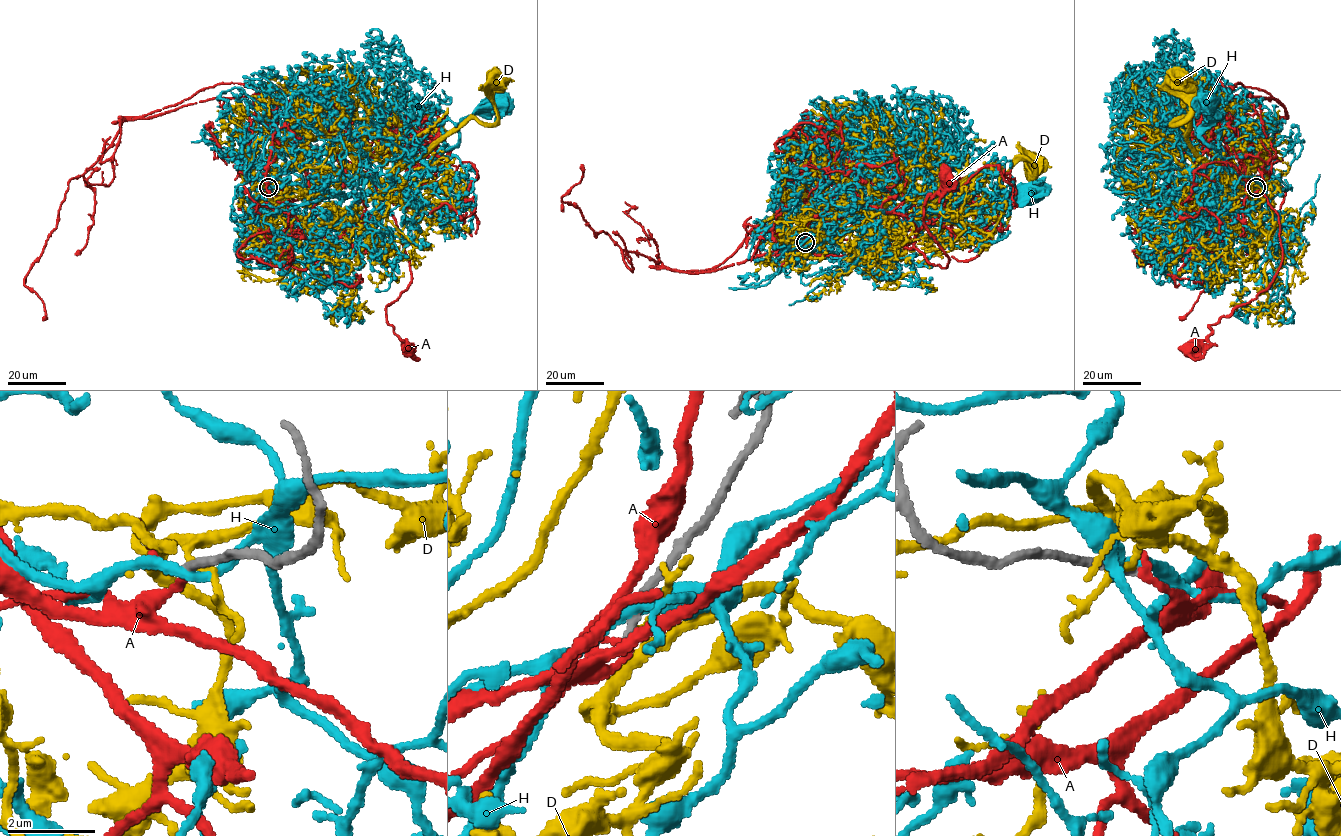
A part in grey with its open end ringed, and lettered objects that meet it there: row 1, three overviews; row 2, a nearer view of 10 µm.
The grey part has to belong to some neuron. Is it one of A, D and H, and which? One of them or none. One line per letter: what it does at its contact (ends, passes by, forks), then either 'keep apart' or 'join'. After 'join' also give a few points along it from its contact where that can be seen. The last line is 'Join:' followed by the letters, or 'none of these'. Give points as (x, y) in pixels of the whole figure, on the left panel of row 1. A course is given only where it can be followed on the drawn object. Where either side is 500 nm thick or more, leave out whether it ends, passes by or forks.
A: it passes by; keep apart
D: it forks; keep apart
H: it passes by; keep apart
Join: none of these

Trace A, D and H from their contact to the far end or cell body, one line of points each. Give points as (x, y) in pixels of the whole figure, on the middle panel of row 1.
A: (806, 241), (827, 216), (880, 207), (903, 214), (917, 228), (914, 246), (946, 268), (923, 221), (946, 176)
D: (806, 241), (831, 240), (836, 218), (857, 213), (907, 225), (970, 176), (1020, 160), (1033, 175), (1031, 162)
H: (806, 240), (841, 209), (888, 233), (903, 223), (941, 224), (996, 186), (1032, 191)

